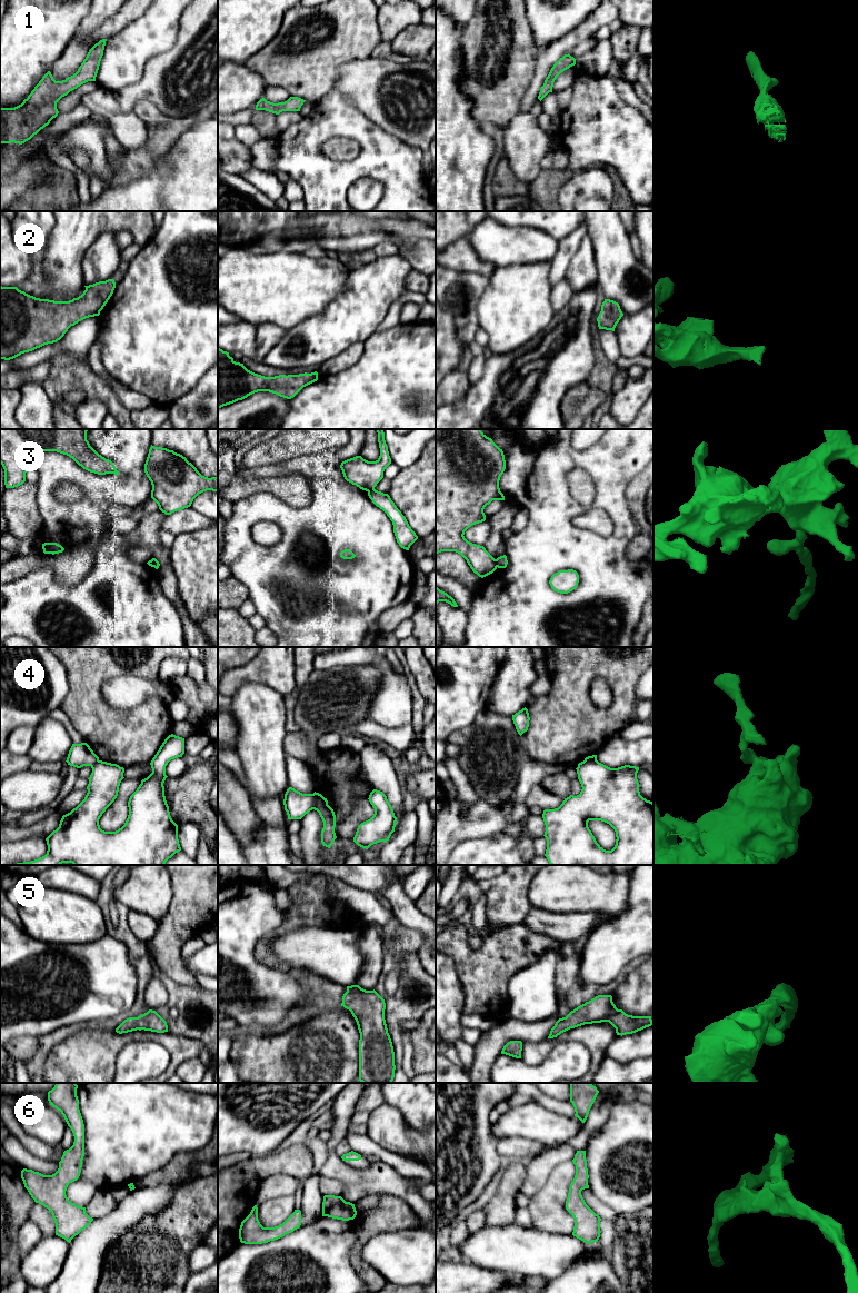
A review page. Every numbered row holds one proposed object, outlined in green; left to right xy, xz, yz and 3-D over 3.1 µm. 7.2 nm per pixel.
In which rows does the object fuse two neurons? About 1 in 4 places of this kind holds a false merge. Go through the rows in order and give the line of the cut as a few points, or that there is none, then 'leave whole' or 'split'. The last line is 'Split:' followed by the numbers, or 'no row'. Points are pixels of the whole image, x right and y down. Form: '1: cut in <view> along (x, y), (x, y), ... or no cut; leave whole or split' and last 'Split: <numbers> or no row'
1: no cut; leave whole
2: no cut; leave whole
3: cut in yz along (495, 559), (498, 566); split
4: cut in xz along (312, 794), (315, 808); split
5: no cut; leave whole
6: no cut; leave whole
Split: 3, 4

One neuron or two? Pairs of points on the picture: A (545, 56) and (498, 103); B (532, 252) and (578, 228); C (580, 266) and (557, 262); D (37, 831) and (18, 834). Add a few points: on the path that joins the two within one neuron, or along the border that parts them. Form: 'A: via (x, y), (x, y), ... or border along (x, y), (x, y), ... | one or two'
A: border along (539, 51), (536, 58), (535, 76), (526, 90) | two
B: border along (532, 227), (545, 230), (557, 241), (551, 261) | two
C: border along (581, 241), (565, 276) | two
D: via (32, 831), (22, 832) | one

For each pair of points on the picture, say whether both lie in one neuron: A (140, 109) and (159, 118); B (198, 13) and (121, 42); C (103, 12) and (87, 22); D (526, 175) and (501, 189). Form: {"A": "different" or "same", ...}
{"A": "same", "B": "different", "C": "same", "D": "different"}

